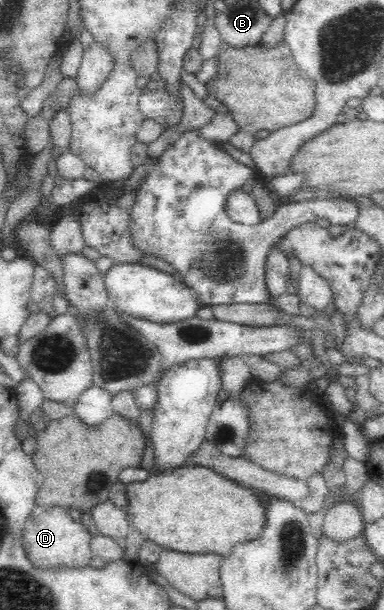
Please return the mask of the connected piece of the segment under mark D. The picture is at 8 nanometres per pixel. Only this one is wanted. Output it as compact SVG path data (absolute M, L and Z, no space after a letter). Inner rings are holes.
M40 508L29 516L23 530L22 547L30 562L42 569L60 566L84 567L94 558L90 550L90 539L93 535L79 519L75 520L66 508Z

